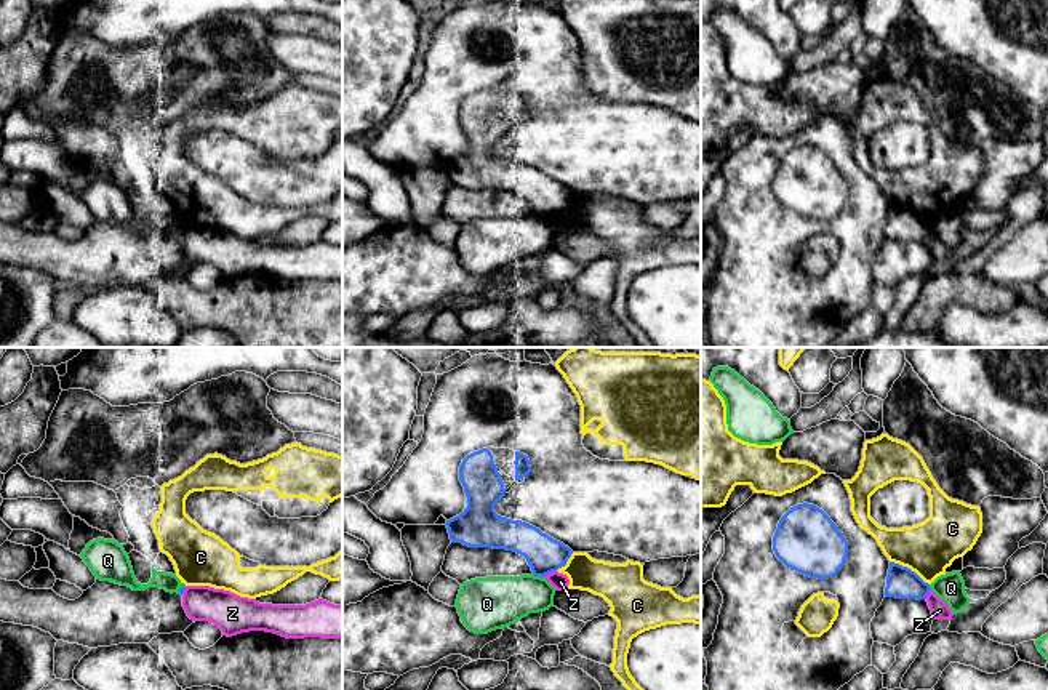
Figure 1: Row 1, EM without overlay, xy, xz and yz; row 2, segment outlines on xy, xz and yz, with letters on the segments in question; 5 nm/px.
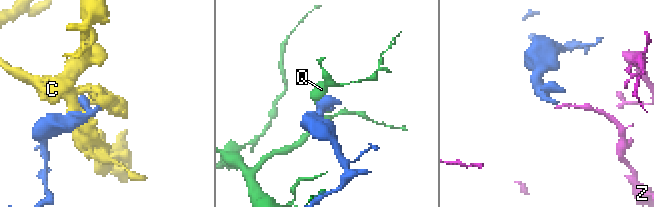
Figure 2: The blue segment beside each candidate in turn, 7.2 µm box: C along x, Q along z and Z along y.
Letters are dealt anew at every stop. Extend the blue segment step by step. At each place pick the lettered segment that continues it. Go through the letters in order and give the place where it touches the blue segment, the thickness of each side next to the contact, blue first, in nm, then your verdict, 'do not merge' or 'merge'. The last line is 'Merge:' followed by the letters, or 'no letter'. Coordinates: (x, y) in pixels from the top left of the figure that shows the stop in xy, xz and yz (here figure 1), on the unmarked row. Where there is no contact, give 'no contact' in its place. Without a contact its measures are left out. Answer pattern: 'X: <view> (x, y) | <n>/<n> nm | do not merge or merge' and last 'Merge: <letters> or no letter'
C: yz (909, 210) | 160/260 nm | do not merge
Q: xz (538, 216) | 190/260 nm | do not merge
Z: xz (549, 213) | 190/80 nm | do not merge
Merge: no letter

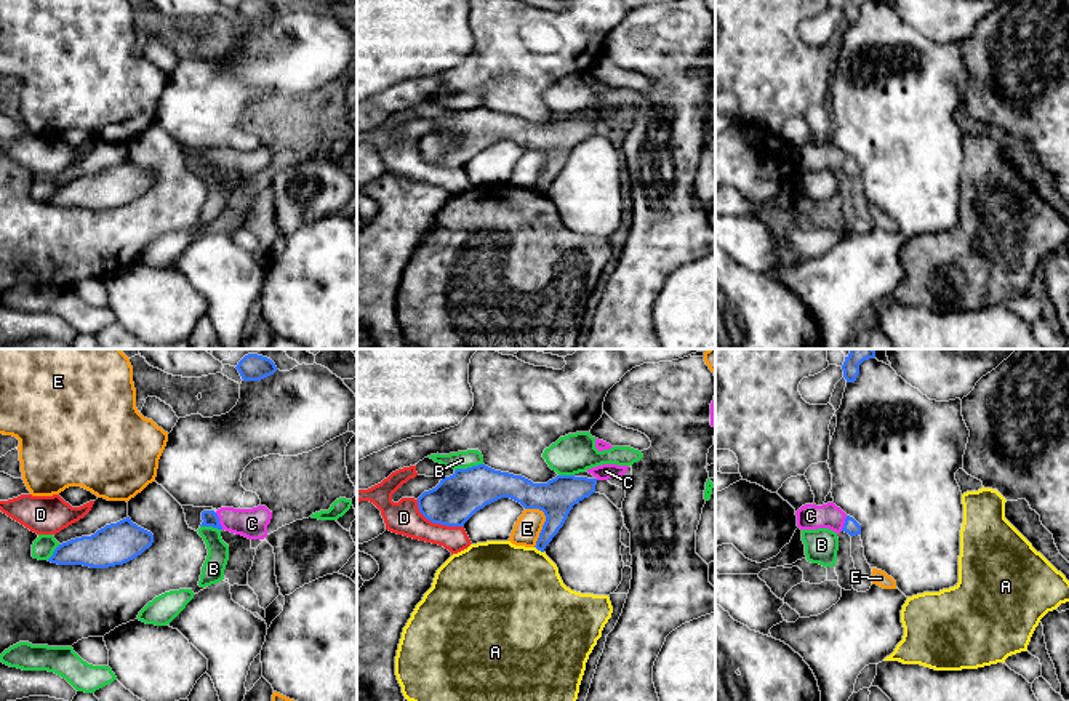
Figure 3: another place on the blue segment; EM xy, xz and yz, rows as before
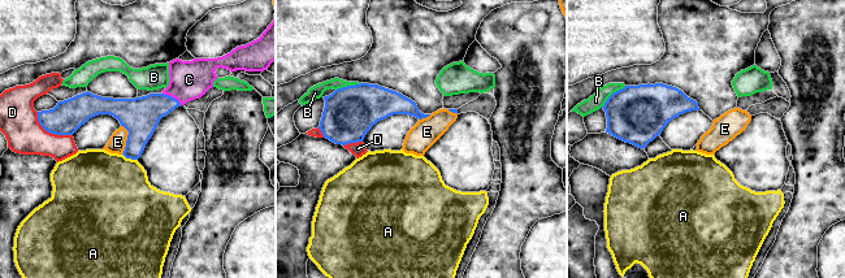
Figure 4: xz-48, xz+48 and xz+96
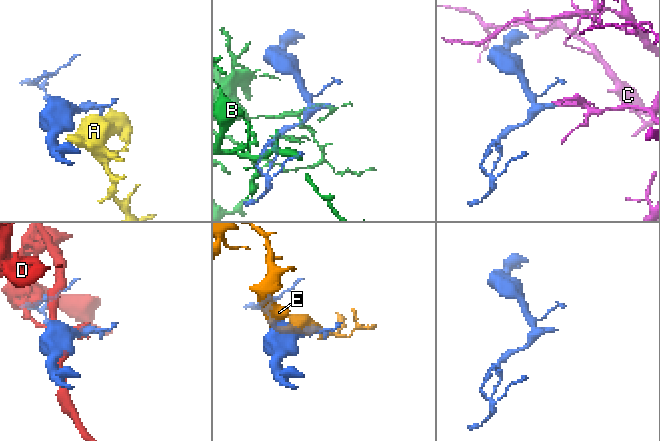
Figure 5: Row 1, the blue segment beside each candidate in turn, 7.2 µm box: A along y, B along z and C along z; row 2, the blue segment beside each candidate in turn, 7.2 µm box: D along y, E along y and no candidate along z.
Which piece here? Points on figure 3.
A: xz (540, 191) | 160/480 nm | do not merge
B: xz (468, 109) | 240/90 nm | do not merge
C: xy (218, 162) | 80/150 nm | merge
D: xz (436, 164) | 240/170 nm | do not merge
E: xz (546, 162) | 190/140 nm | do not merge
Merge: C

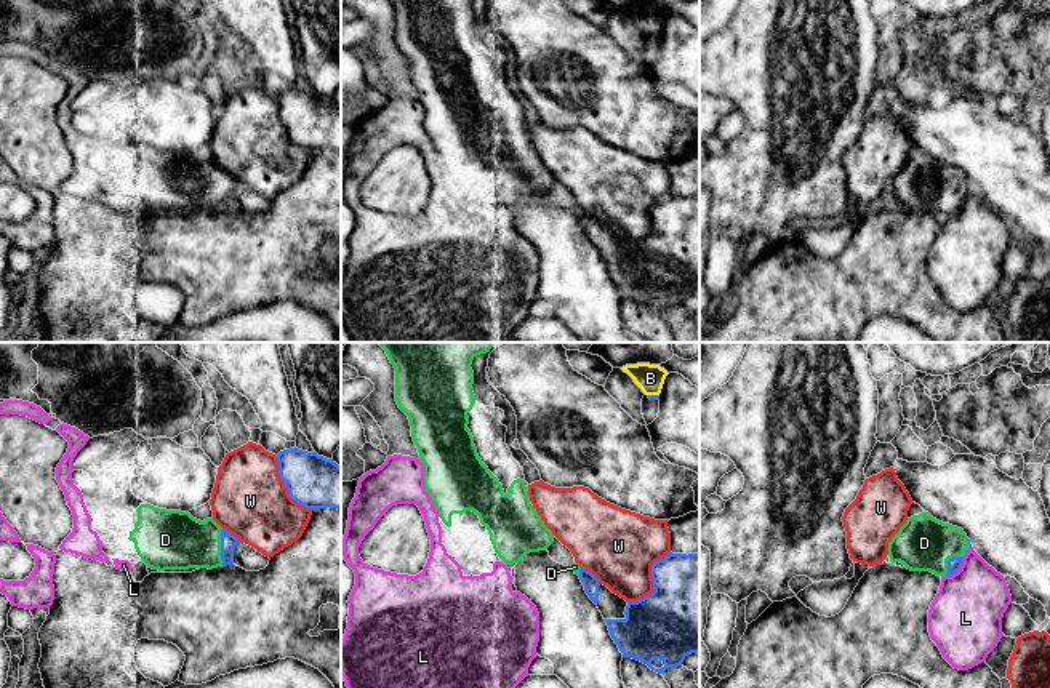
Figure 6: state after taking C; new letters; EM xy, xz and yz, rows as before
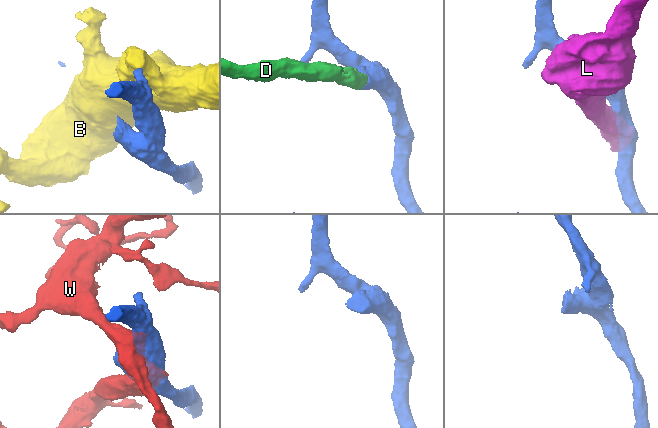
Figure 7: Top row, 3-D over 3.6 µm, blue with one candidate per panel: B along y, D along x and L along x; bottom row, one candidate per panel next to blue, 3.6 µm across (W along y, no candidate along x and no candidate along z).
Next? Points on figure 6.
B: xz (653, 37) | 30/140 nm | do not merge
D: xy (221, 189) | 80/300 nm | merge
L: yz (957, 212) | 70/360 nm | do not merge
W: xz (653, 223) | 460/380 nm | do not merge
Merge: D

